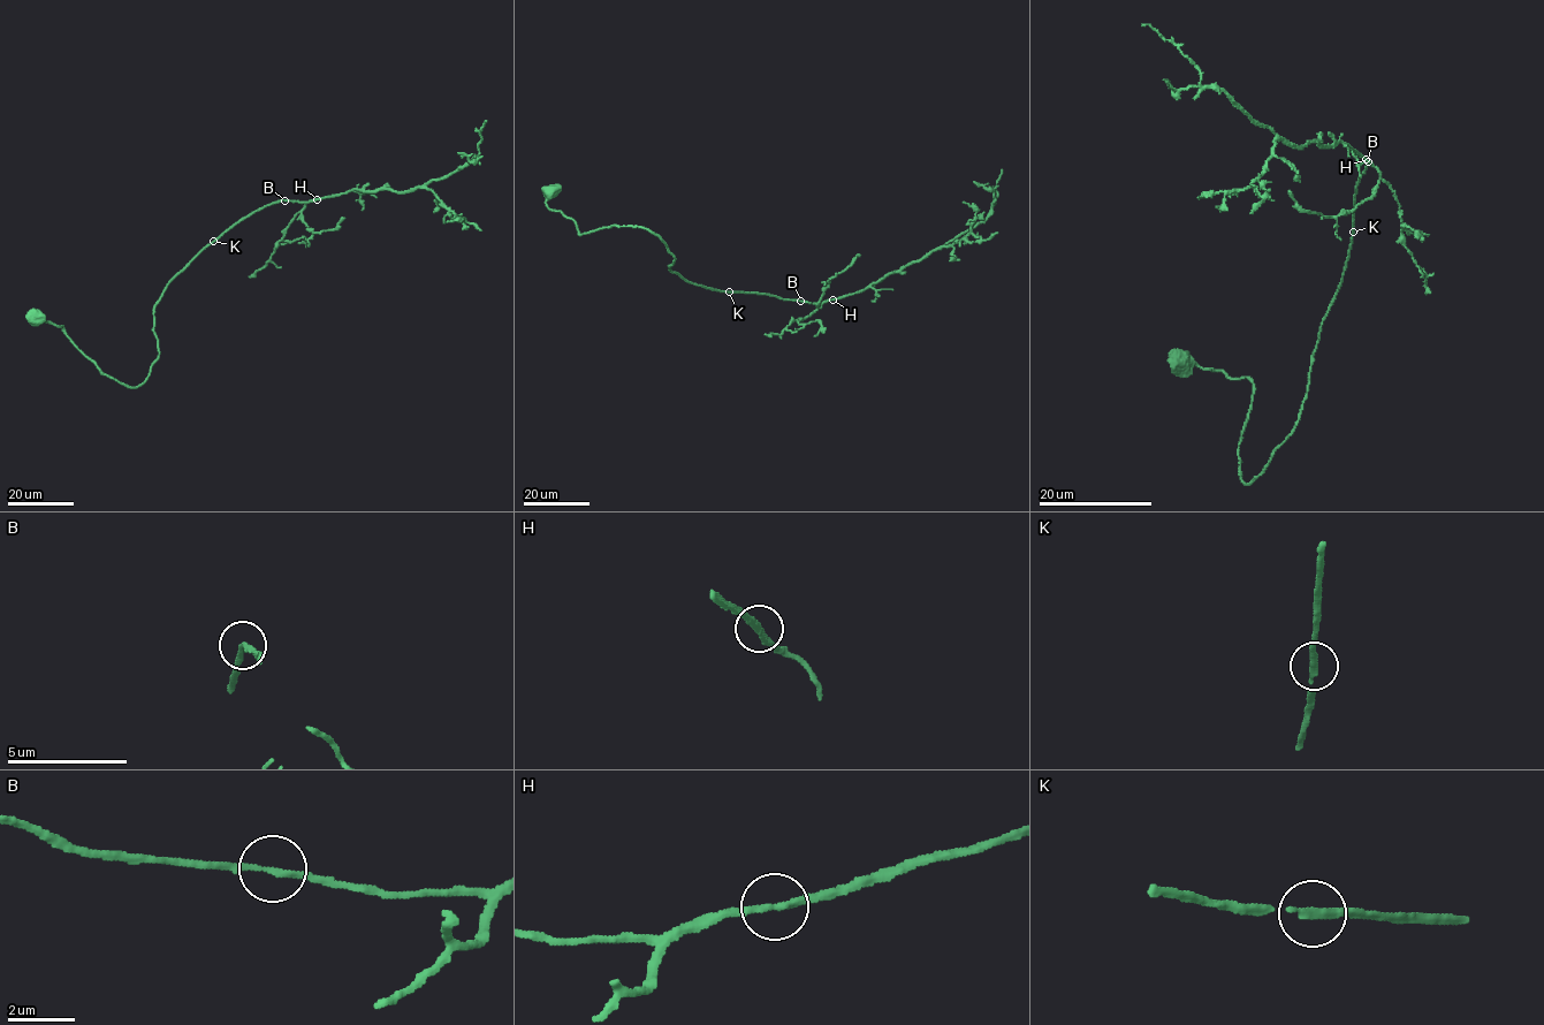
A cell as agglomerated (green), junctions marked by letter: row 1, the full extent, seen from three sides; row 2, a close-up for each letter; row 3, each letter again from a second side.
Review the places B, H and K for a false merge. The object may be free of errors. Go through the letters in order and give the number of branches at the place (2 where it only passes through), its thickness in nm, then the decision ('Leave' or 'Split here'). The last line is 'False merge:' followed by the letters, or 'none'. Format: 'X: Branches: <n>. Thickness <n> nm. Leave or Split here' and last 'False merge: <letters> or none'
B: Branches: 2. Thickness 170 nm. Leave
H: Branches: 2. Thickness 240 nm. Leave
K: Branches: 2. Thickness 200 nm. Leave
False merge: none

